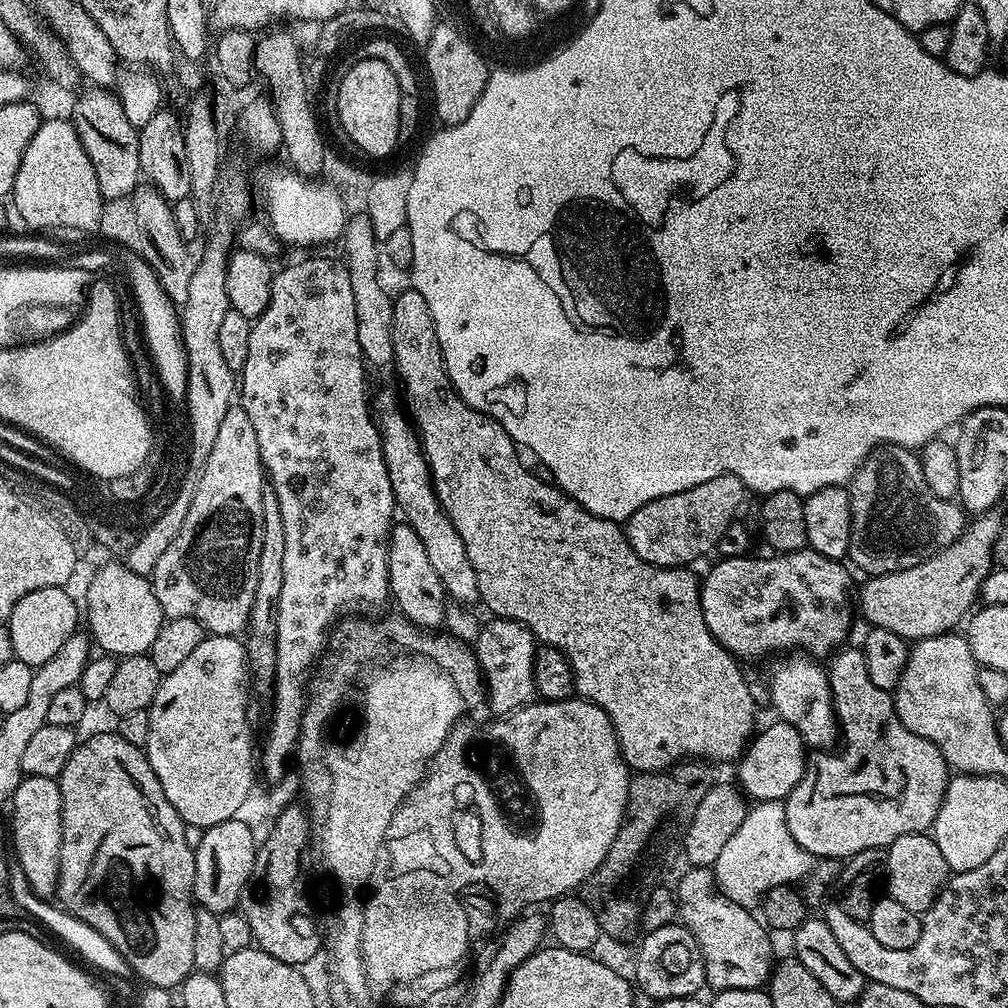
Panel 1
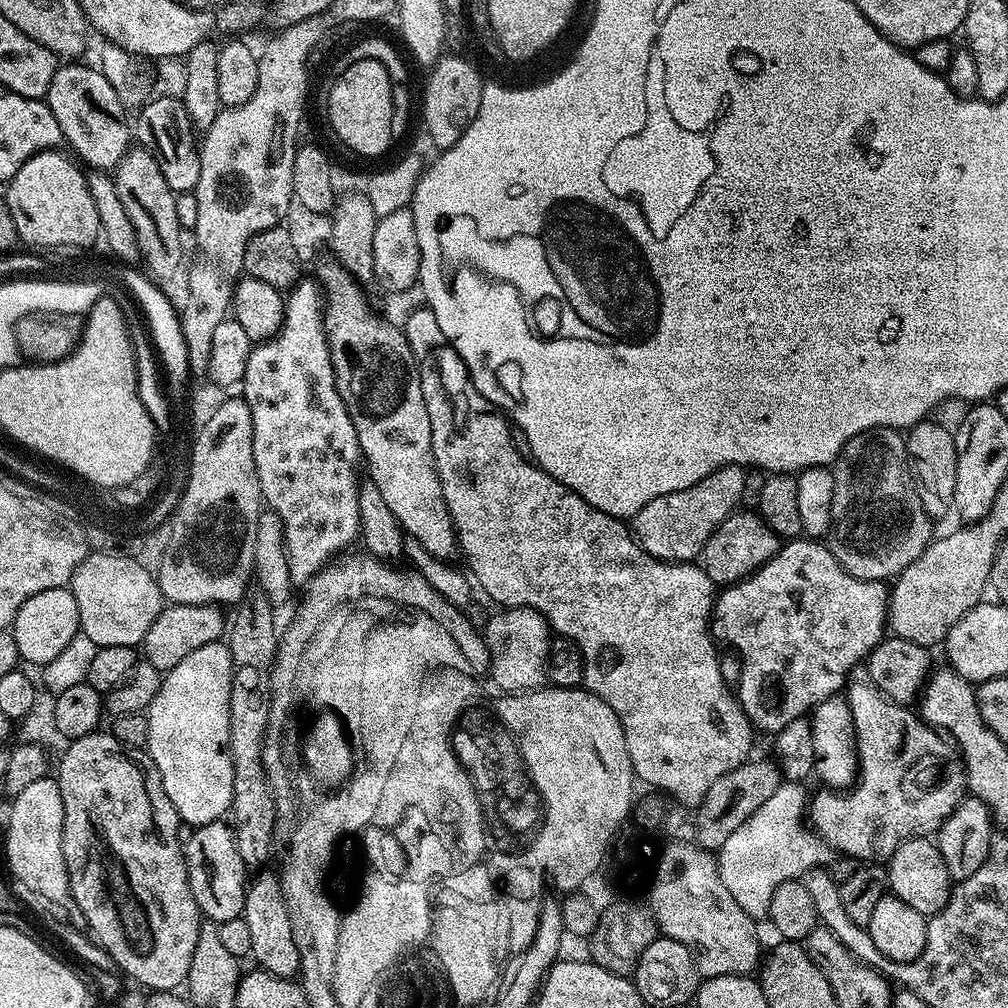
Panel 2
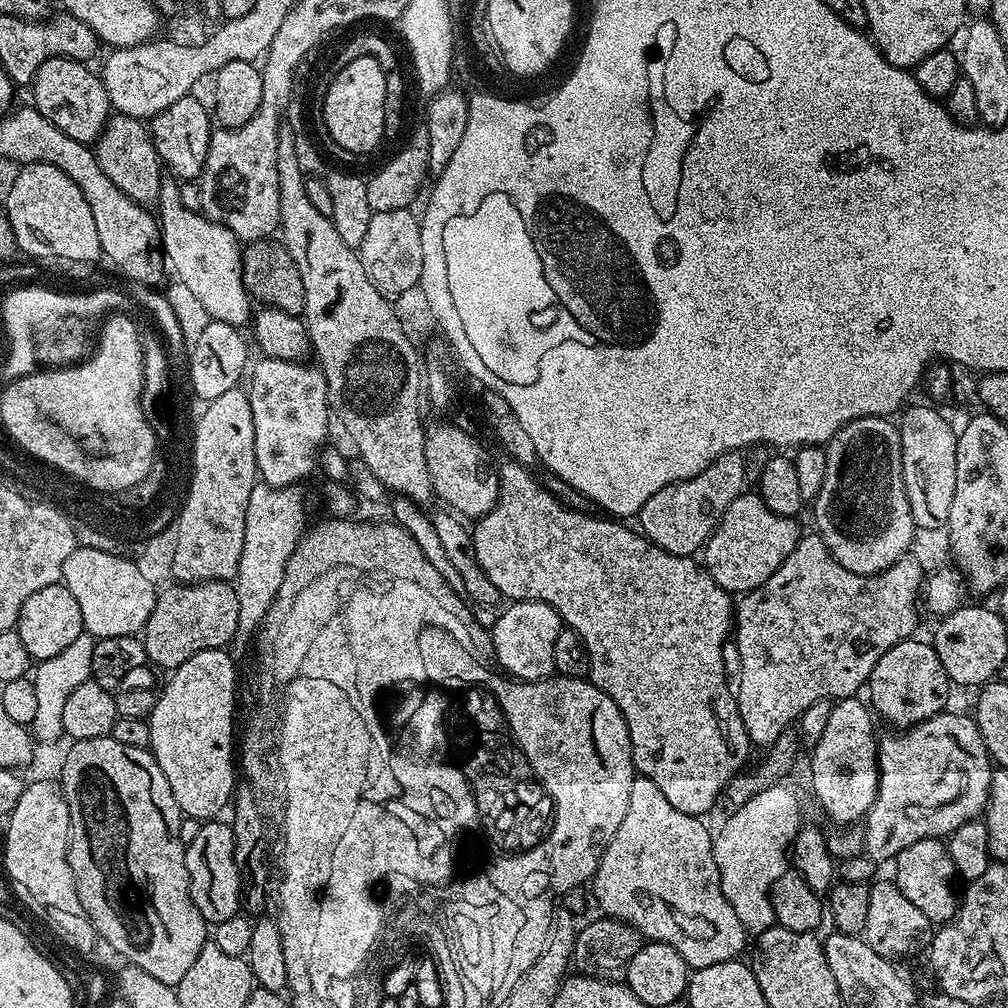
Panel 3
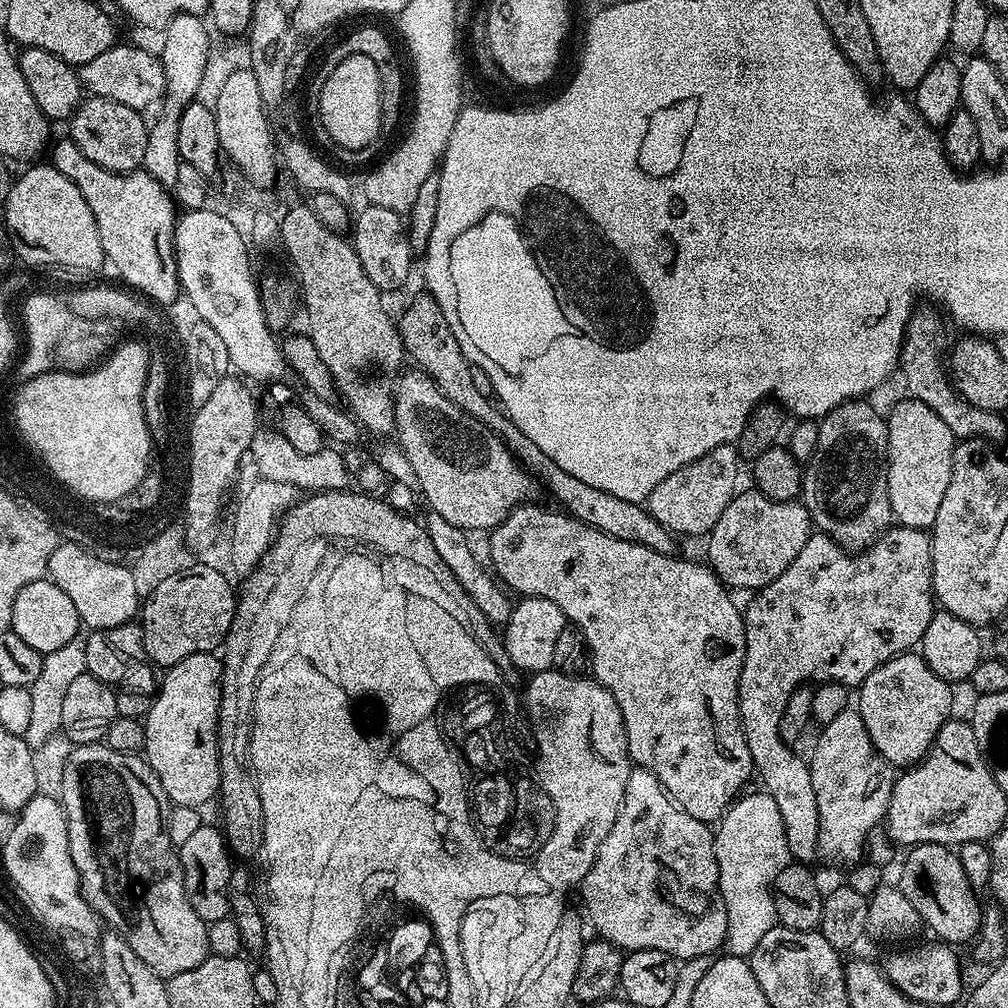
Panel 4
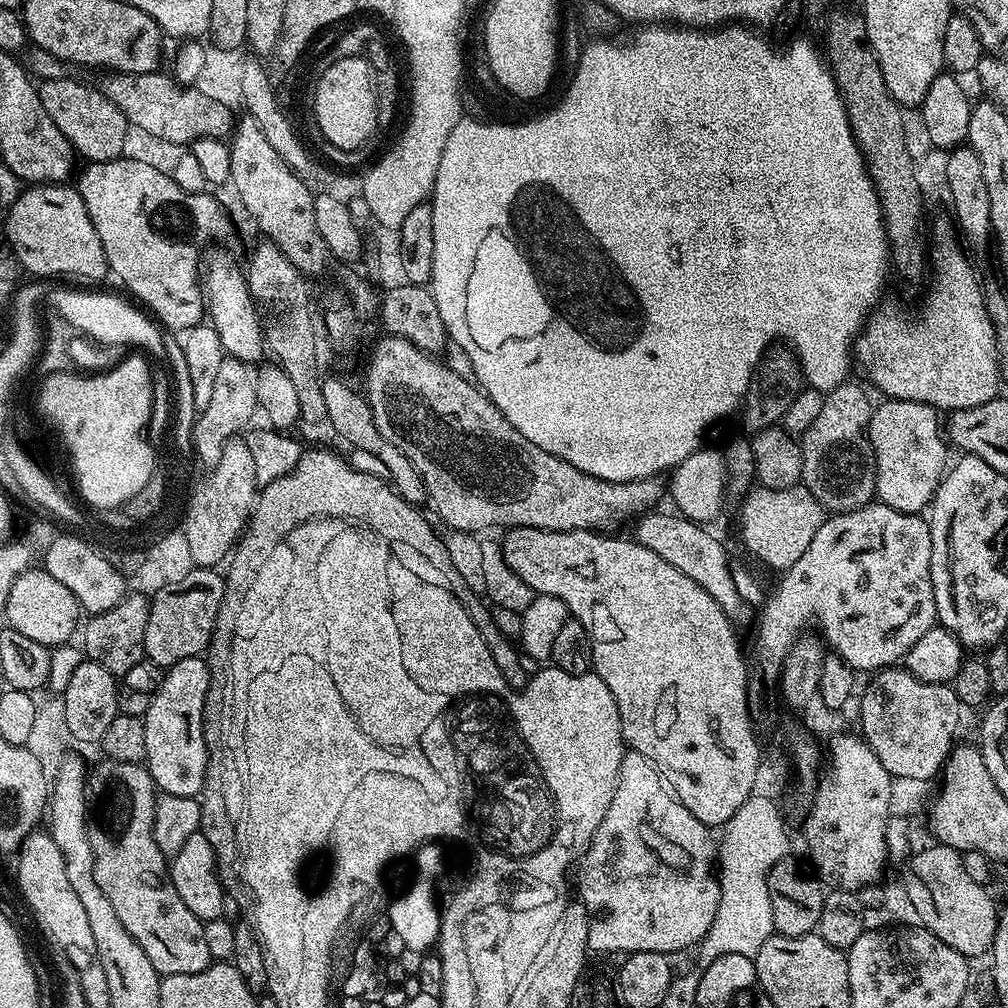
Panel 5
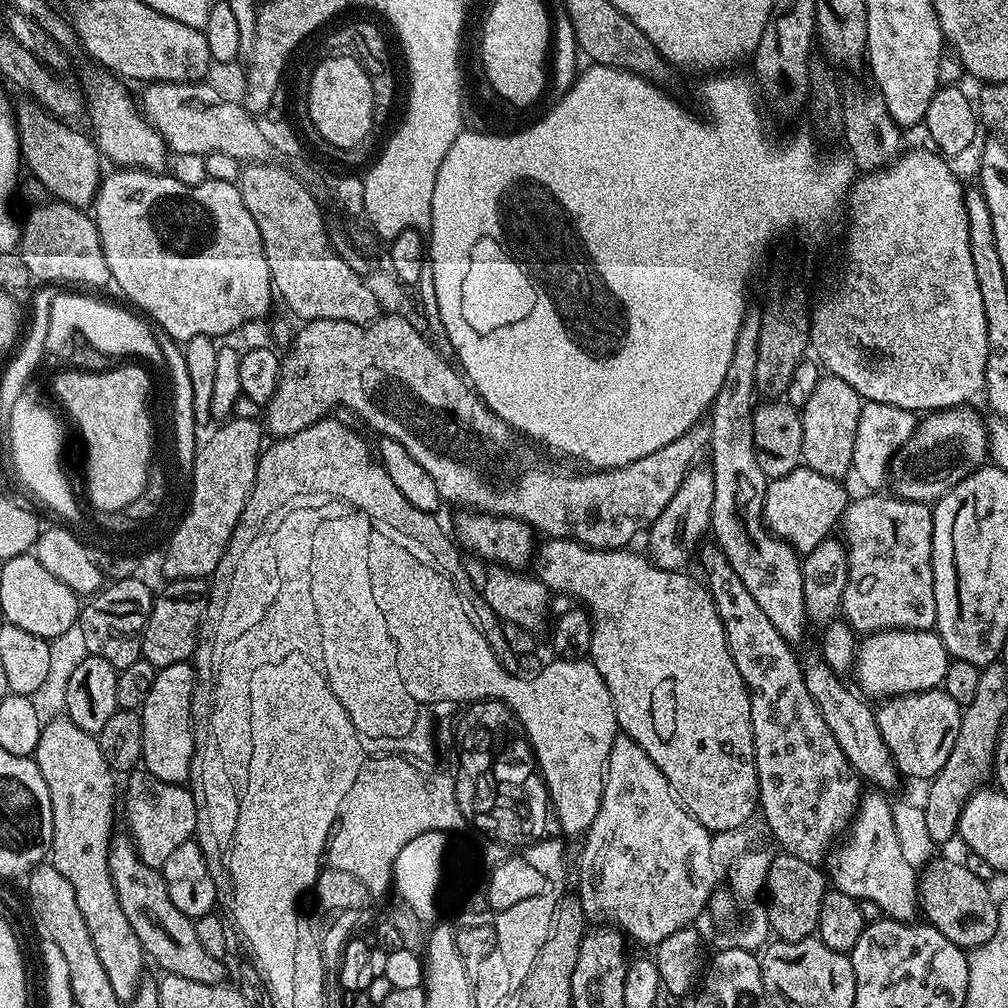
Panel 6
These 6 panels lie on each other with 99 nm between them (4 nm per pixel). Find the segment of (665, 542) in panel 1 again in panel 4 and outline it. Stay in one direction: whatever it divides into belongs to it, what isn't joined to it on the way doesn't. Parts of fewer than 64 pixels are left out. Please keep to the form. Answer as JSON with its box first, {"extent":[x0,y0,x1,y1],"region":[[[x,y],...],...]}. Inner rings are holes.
{"extent":[646,444,738,537],"region":[[[723,444],[710,450],[710,454],[674,470],[670,478],[662,478],[662,482],[654,486],[646,501],[648,513],[677,537],[707,537],[718,518],[722,518],[722,510],[730,506],[732,497],[738,491],[736,462],[738,463],[737,449],[733,445]]]}

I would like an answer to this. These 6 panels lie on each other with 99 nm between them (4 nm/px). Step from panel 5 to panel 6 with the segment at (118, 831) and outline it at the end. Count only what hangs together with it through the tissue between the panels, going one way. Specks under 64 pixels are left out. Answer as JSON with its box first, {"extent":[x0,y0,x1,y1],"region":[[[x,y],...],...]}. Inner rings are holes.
{"extent":[110,834,225,983],"region":[[[116,834],[112,837],[110,878],[114,882],[114,890],[118,890],[118,902],[121,903],[130,926],[134,926],[134,934],[138,934],[138,942],[142,942],[144,955],[151,963],[153,960],[169,976],[190,978],[190,982],[225,983],[225,961],[214,958],[214,954],[209,954],[202,942],[198,942],[193,917],[182,914],[182,910],[178,910],[178,906],[170,902],[163,875],[142,862],[127,835]]]}

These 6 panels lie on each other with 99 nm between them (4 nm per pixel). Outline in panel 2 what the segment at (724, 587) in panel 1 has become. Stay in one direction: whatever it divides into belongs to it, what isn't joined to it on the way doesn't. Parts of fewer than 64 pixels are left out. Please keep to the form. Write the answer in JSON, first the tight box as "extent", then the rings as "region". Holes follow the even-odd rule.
{"extent":[710,538,889,734],"region":[[[792,538],[781,547],[779,552],[774,554],[774,558],[770,558],[770,562],[766,562],[758,571],[751,572],[749,576],[737,582],[737,584],[727,585],[721,591],[724,593],[721,596],[719,593],[715,597],[710,621],[712,635],[721,645],[723,645],[722,643],[729,644],[740,655],[738,699],[742,710],[748,716],[748,721],[752,723],[753,729],[760,731],[761,728],[762,731],[769,732],[769,734],[780,732],[786,726],[790,726],[790,722],[807,717],[824,699],[839,696],[845,691],[848,683],[848,673],[861,667],[867,661],[868,655],[880,645],[881,640],[885,639],[888,623],[889,591],[889,585],[883,580],[859,580],[851,576],[838,562],[838,558],[834,558],[834,554],[827,543],[816,538]]]}

